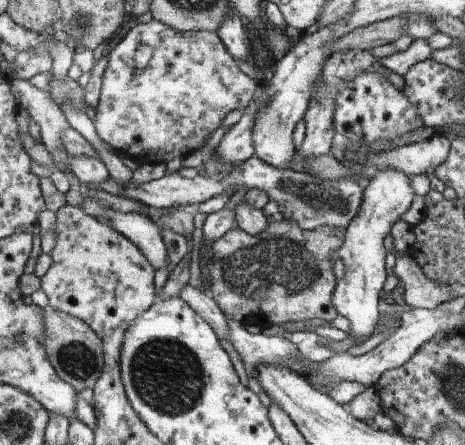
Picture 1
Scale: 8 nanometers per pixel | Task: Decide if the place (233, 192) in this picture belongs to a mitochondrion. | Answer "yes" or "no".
no

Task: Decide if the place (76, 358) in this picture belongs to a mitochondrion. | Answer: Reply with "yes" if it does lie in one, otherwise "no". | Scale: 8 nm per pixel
yes

